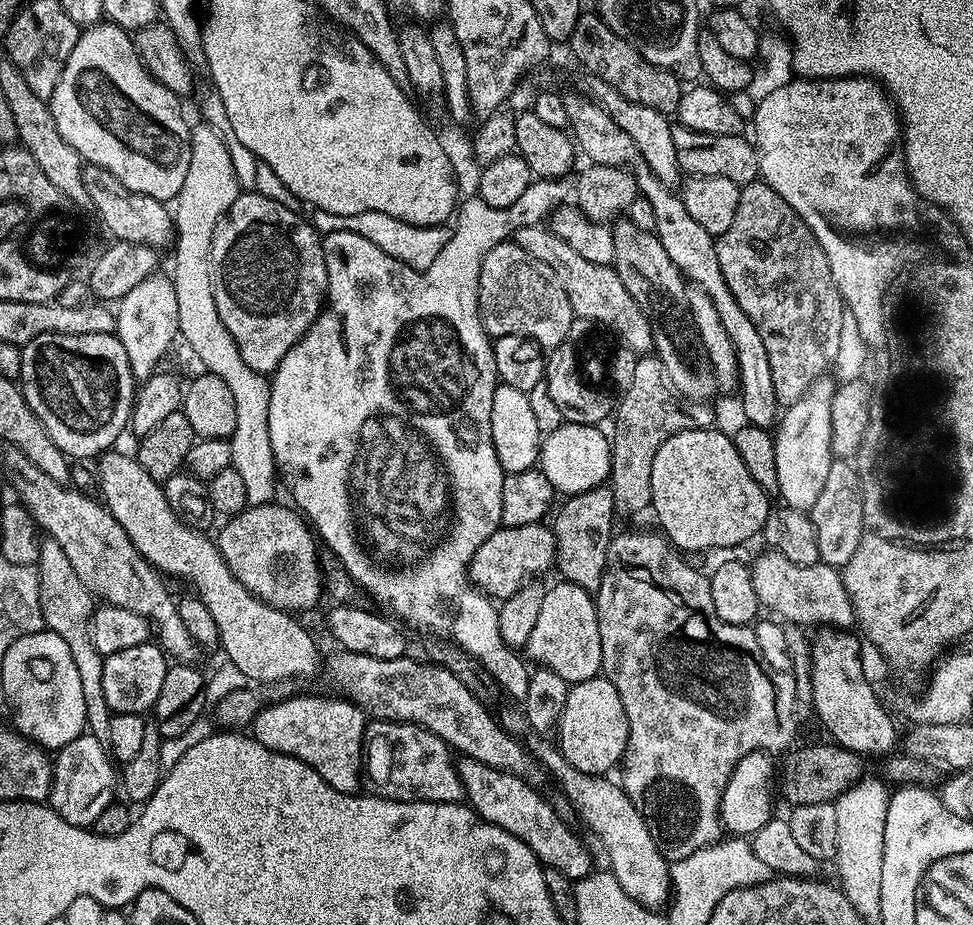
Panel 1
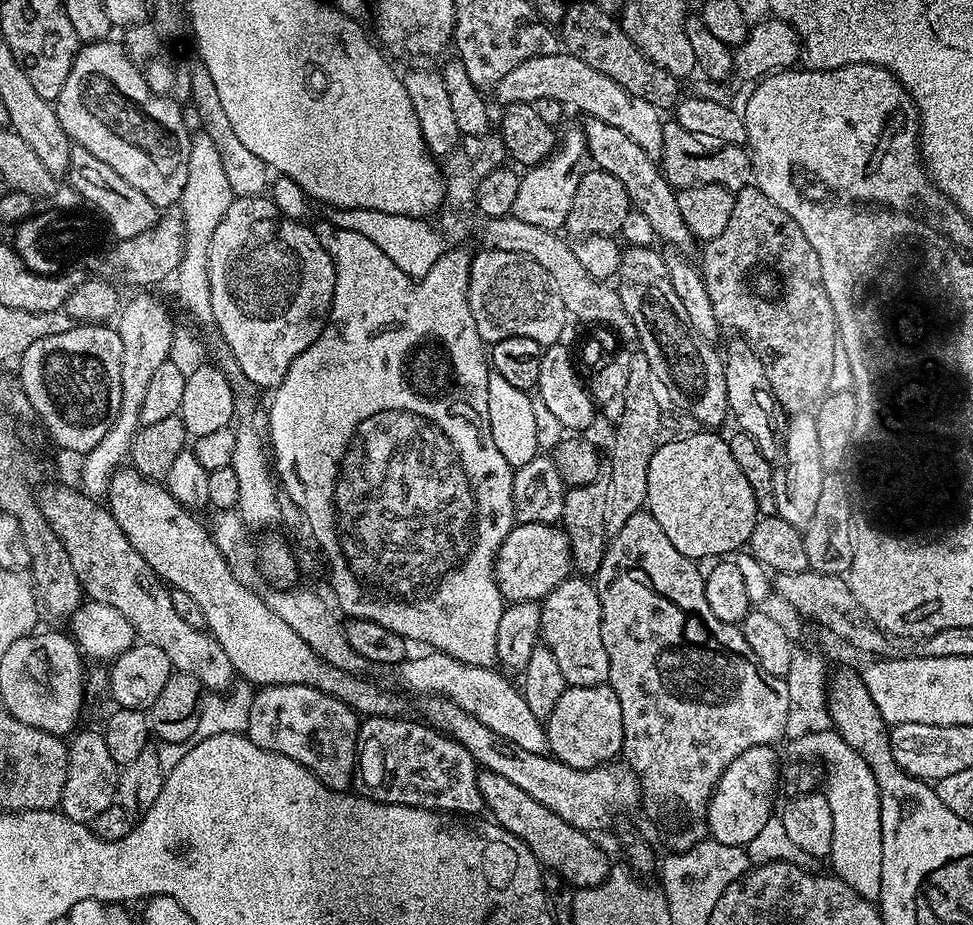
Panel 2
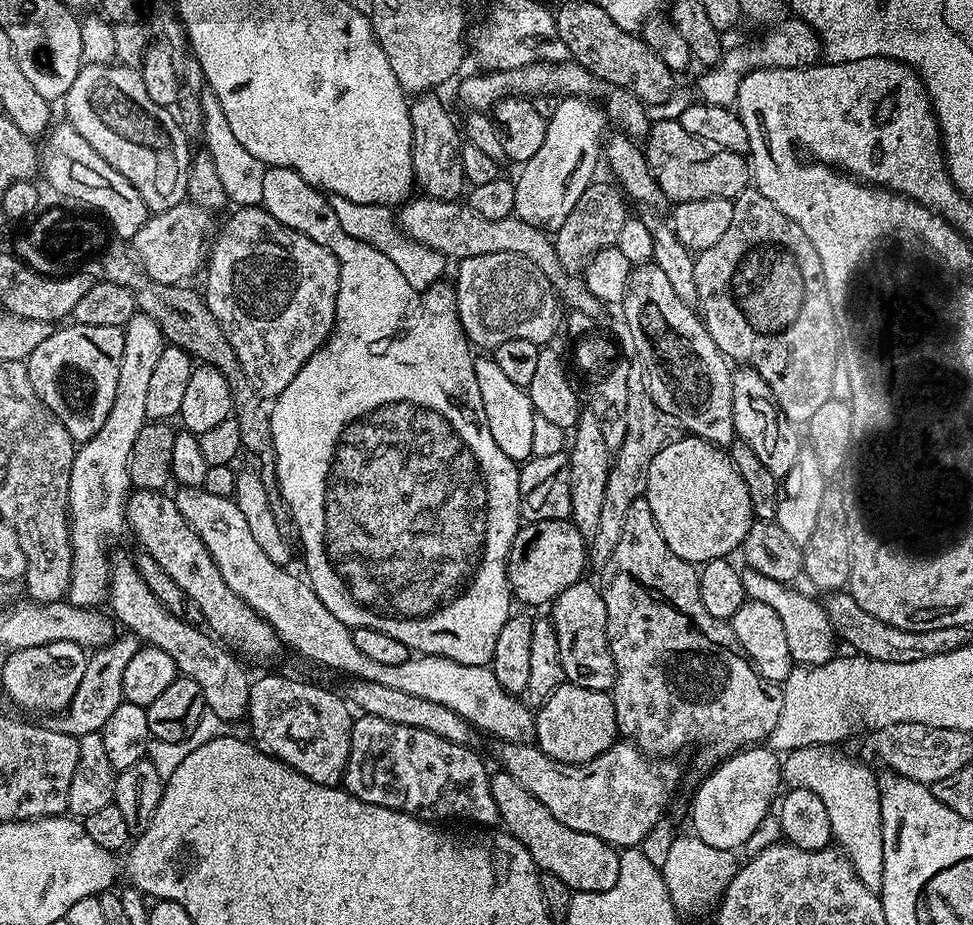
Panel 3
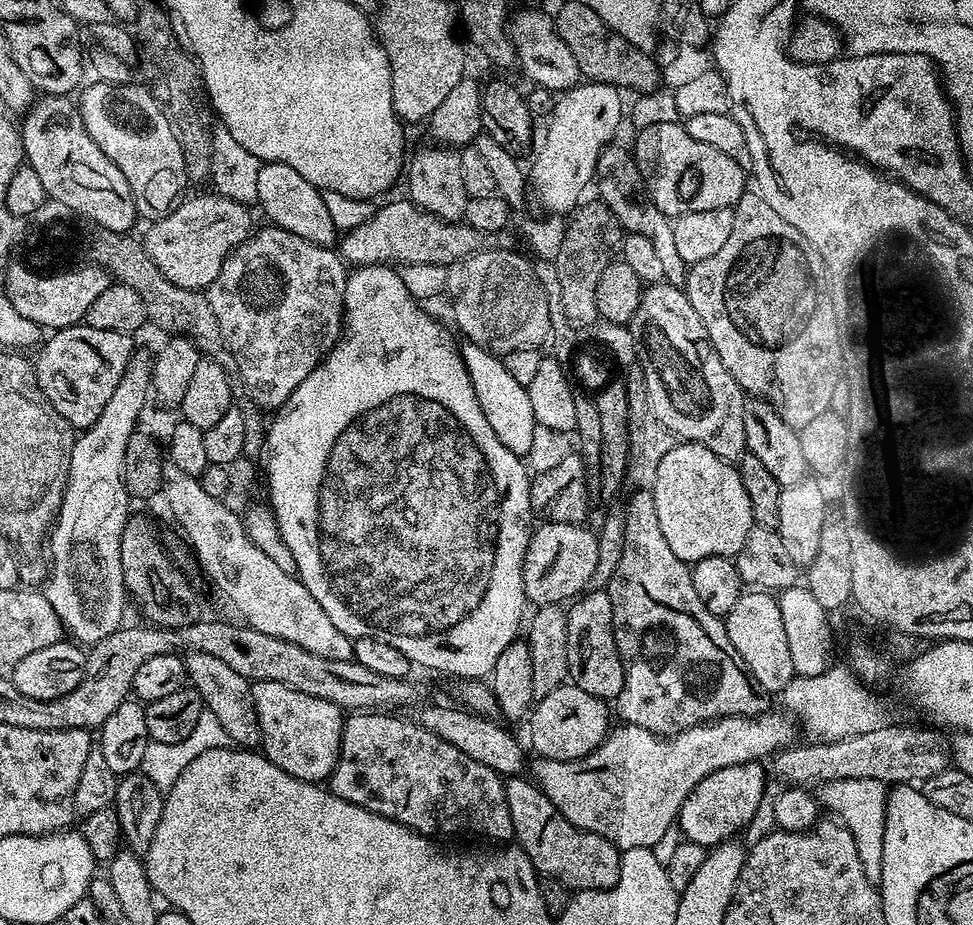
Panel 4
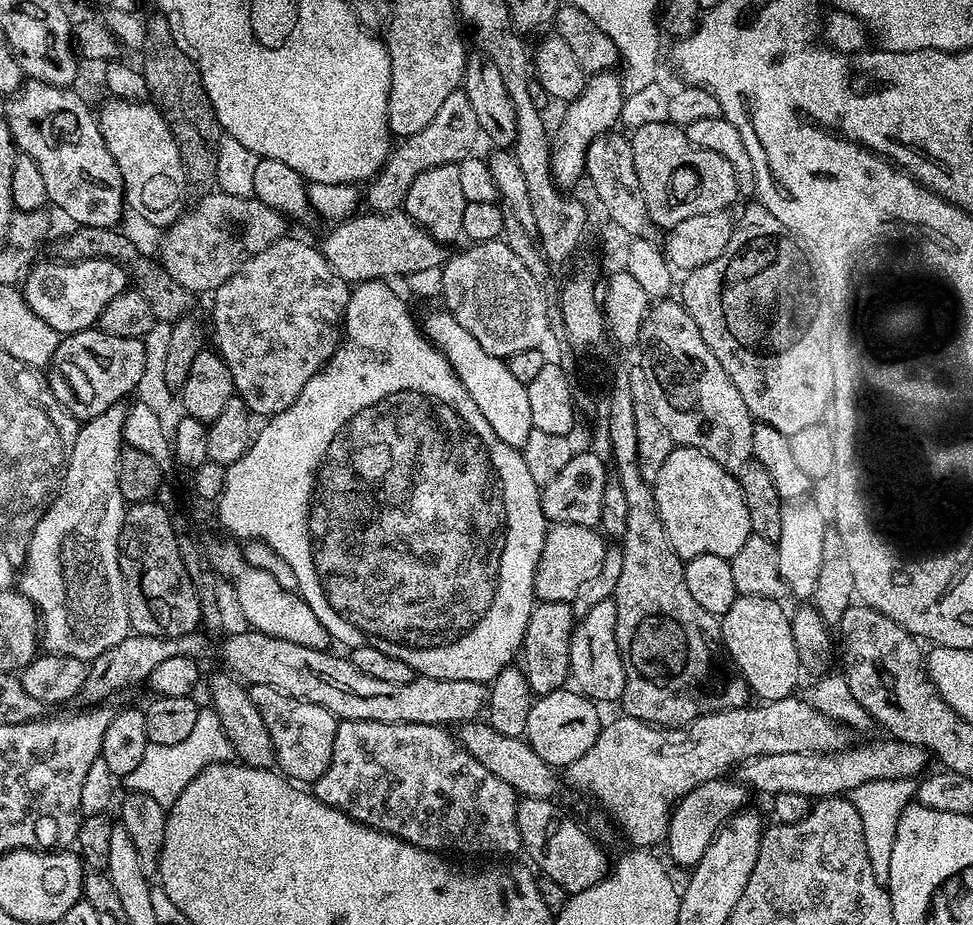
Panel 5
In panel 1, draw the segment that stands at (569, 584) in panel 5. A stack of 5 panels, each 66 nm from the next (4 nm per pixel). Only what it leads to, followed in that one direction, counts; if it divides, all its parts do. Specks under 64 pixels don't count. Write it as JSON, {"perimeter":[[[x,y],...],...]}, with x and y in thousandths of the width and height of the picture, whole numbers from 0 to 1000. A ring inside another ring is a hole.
{"perimeter":[[[562,565],[545,569],[513,570],[487,599],[483,626],[493,639],[513,651],[524,646],[524,642],[544,630],[554,618],[566,615],[571,609],[571,578]]]}

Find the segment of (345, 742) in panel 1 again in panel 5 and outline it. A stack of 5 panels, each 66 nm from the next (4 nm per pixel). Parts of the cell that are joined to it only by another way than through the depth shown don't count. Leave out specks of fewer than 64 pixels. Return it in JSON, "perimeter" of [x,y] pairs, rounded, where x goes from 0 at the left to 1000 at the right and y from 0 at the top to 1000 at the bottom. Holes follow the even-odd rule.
{"perimeter":[[[260,739],[255,749],[261,763],[265,763],[265,772],[269,772],[269,781],[273,781],[273,789],[277,789],[277,802],[282,802],[287,834],[301,845],[324,845],[331,841],[339,828],[339,815],[343,815],[347,775],[331,763],[323,763],[323,759],[310,759],[290,750],[282,746],[282,742]]]}

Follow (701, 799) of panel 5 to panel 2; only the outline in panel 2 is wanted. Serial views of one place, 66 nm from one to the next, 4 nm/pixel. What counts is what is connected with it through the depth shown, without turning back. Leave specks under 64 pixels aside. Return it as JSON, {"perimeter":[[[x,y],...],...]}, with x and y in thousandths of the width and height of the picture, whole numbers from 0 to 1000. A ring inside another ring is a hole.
{"perimeter":[[[794,805],[771,808],[750,824],[736,846],[731,867],[728,868],[727,889],[731,907],[742,912],[766,916],[793,884],[793,869],[804,835],[798,811]]]}

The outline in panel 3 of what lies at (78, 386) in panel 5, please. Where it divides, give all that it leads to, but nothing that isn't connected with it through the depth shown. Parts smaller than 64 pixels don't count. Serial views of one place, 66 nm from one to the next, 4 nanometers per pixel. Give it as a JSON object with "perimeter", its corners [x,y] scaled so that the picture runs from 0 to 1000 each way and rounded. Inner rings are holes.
{"perimeter":[[[71,349],[59,354],[29,385],[27,390],[31,404],[31,417],[35,417],[35,426],[43,430],[43,435],[68,461],[75,477],[85,478],[97,474],[105,461],[109,461],[109,448],[113,448],[113,439],[117,439],[117,430],[121,422],[121,400],[125,391],[127,377],[127,355],[117,352],[88,352],[87,350]]]}

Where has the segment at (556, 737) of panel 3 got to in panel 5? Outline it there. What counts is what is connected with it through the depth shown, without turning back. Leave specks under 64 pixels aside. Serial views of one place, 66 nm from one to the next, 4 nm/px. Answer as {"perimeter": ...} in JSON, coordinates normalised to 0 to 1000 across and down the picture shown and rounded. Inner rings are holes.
{"perimeter":[[[581,742],[560,752],[551,752],[547,759],[545,776],[541,776],[539,796],[543,804],[562,826],[572,832],[583,831],[586,824],[594,824],[615,798],[619,786],[617,770],[612,760],[599,748]]]}

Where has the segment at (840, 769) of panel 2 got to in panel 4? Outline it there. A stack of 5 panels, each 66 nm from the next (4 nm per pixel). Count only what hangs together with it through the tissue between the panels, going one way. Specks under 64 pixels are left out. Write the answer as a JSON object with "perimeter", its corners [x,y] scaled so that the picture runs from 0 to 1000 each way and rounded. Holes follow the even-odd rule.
{"perimeter":[[[865,841],[864,843],[852,843],[842,849],[841,865],[849,875],[852,874],[854,881],[868,891],[878,902],[878,915],[882,915],[882,928],[886,928],[886,938],[890,941],[890,949],[895,956],[903,957],[906,949],[906,912],[911,902],[911,867],[913,866],[914,853],[905,843],[894,841]]]}

